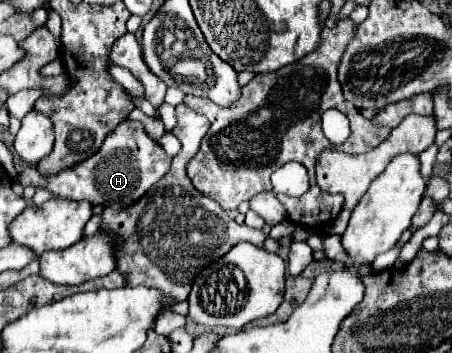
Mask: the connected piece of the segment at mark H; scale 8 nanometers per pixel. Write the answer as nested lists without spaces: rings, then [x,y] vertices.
[[[122,121],[114,135],[106,137],[106,143],[100,147],[96,155],[90,159],[78,163],[70,171],[62,171],[62,175],[52,177],[40,177],[36,167],[26,167],[22,173],[18,173],[16,181],[22,187],[46,187],[54,197],[74,199],[74,201],[90,201],[92,205],[112,205],[112,207],[126,207],[140,199],[166,171],[170,169],[170,157],[164,153],[164,149],[152,141],[144,133],[144,125],[138,121]]]

